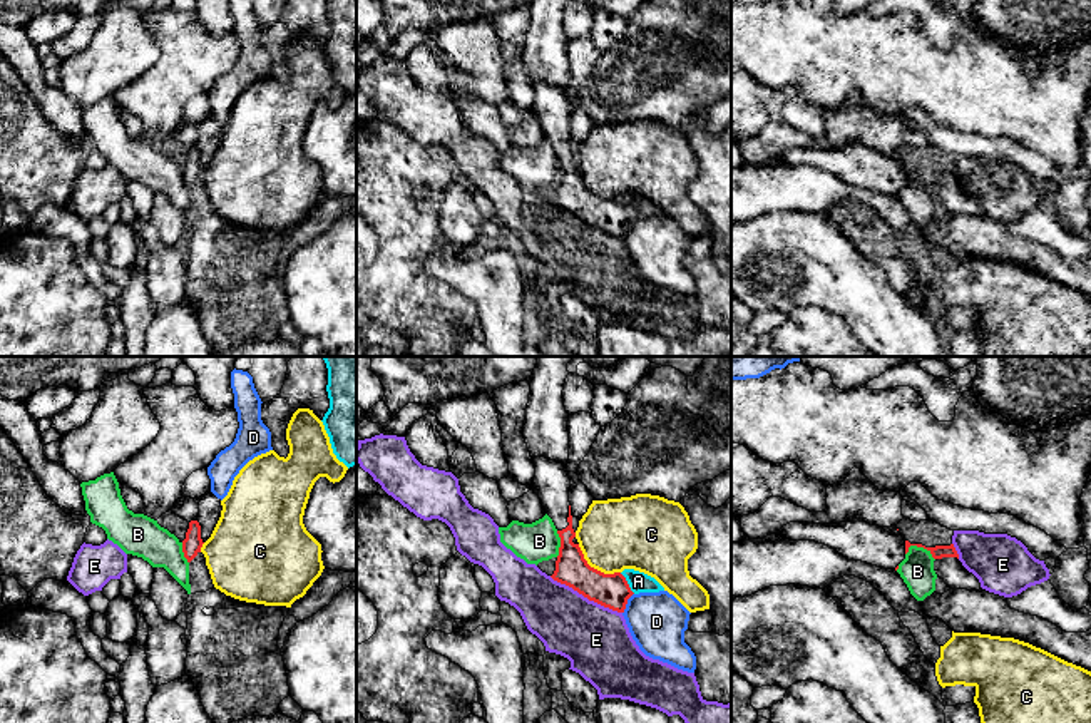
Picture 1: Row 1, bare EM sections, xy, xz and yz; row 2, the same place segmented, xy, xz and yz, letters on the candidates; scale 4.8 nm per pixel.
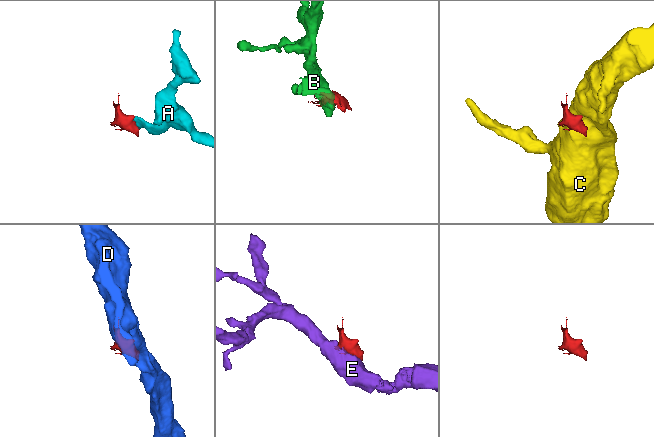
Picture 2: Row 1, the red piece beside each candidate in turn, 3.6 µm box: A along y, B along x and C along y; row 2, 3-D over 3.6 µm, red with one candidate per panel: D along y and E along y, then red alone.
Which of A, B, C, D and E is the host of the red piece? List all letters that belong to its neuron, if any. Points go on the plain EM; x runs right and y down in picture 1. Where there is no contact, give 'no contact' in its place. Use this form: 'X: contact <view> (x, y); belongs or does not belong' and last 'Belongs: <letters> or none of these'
A: contact xz (626, 208); belongs
B: contact yz (922, 171); does not belong
C: contact xz (593, 193); does not belong
D: contact xz (626, 228); does not belong
E: contact xz (586, 221); does not belong
Belongs: A

